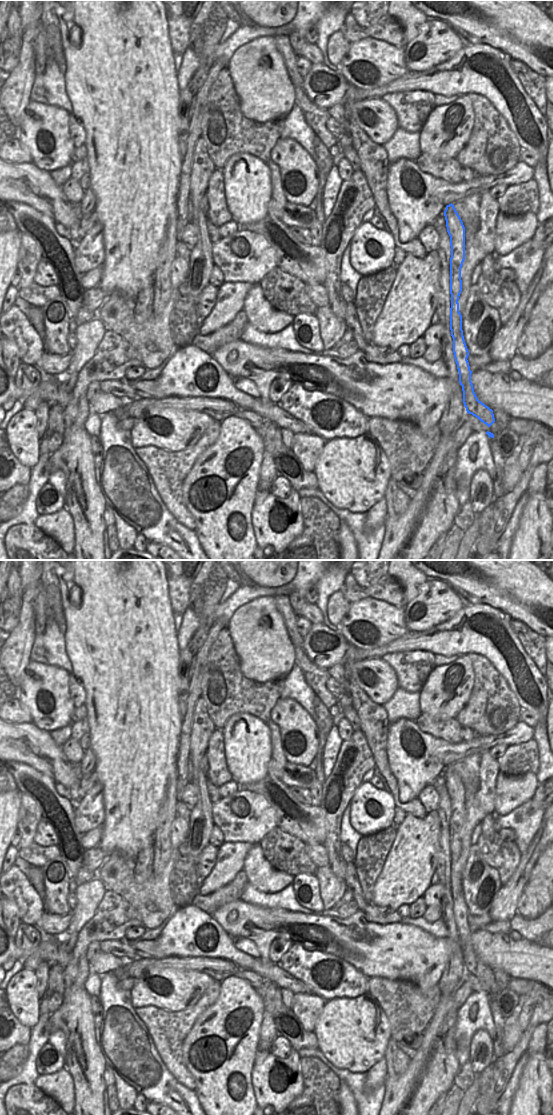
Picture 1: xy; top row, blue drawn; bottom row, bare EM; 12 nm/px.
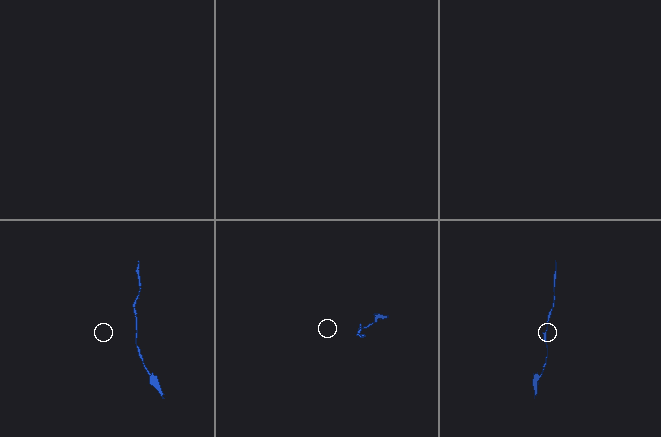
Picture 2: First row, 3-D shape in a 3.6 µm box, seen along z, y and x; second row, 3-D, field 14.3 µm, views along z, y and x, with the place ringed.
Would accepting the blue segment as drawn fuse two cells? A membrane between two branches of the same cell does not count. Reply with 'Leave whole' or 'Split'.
Leave whole.

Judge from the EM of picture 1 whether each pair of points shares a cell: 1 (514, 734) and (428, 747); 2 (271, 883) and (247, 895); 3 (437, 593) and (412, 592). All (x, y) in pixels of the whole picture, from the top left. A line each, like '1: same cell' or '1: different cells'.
1: same cell
2: different cells
3: different cells

